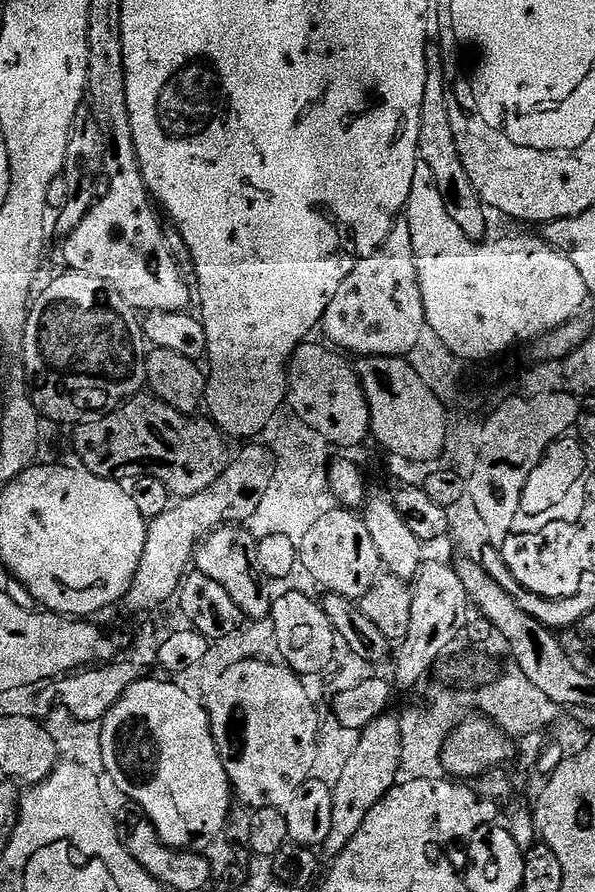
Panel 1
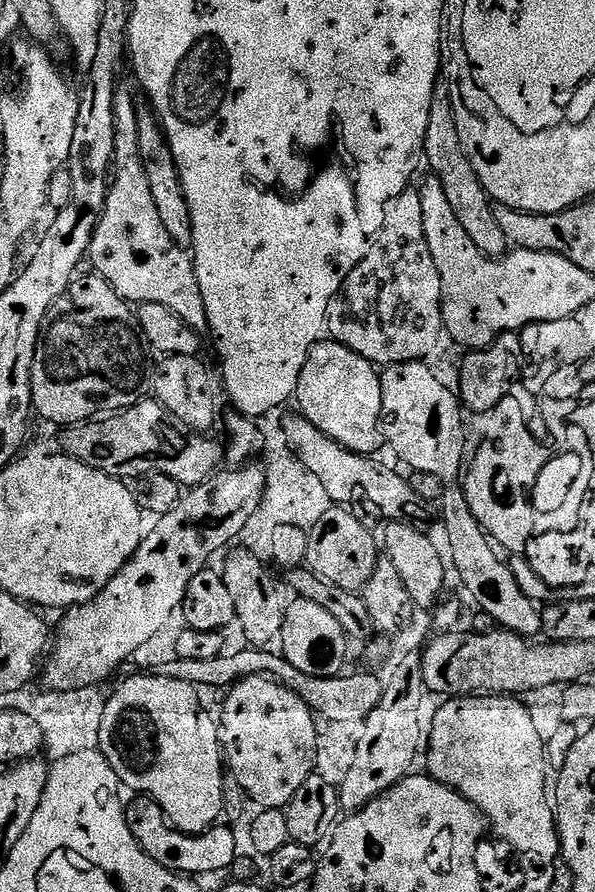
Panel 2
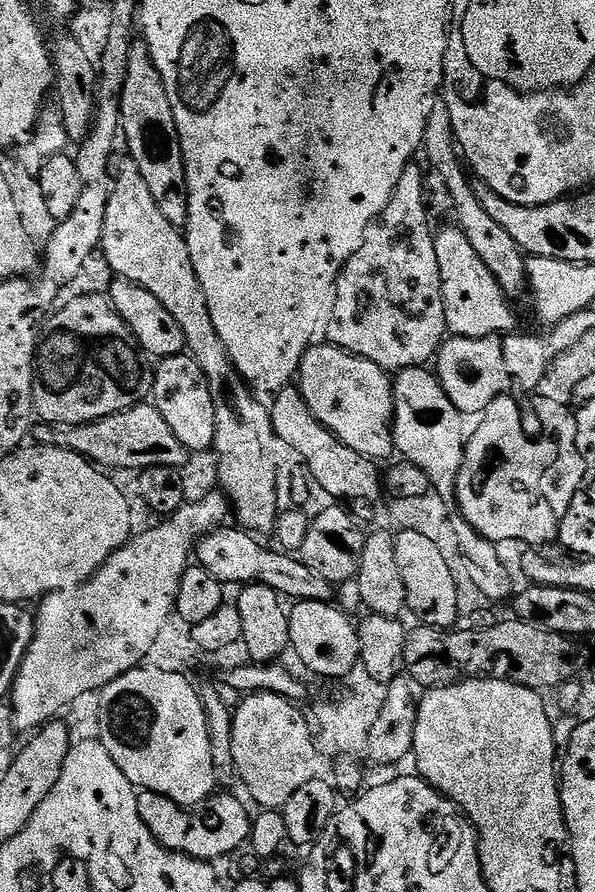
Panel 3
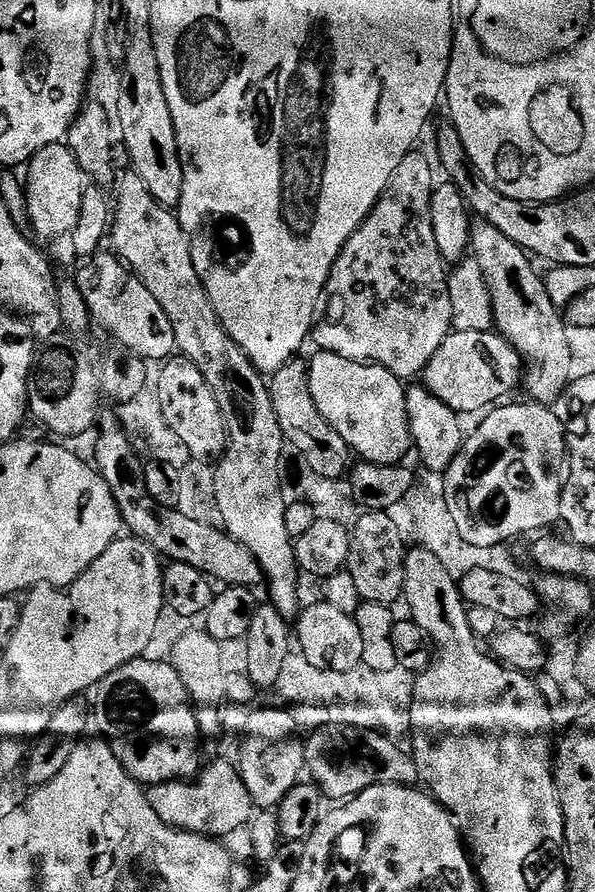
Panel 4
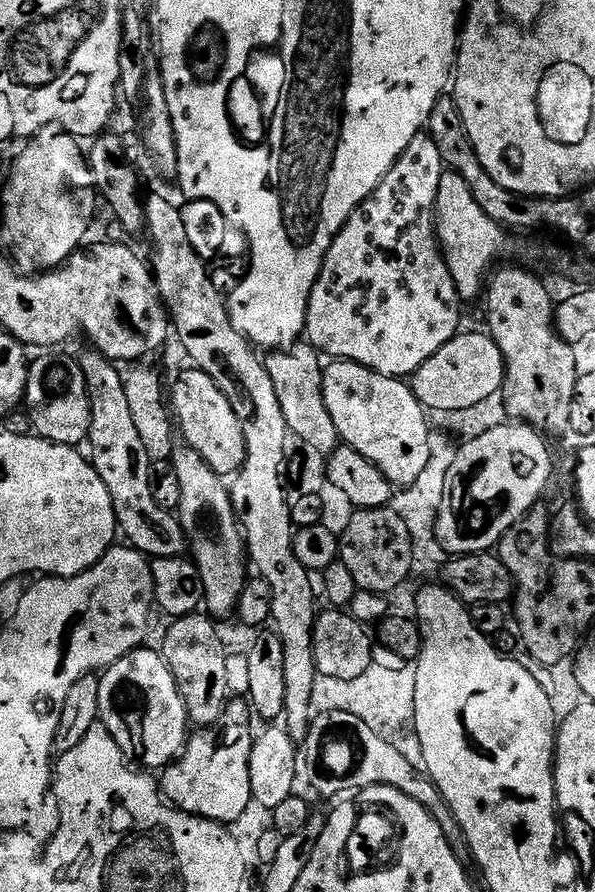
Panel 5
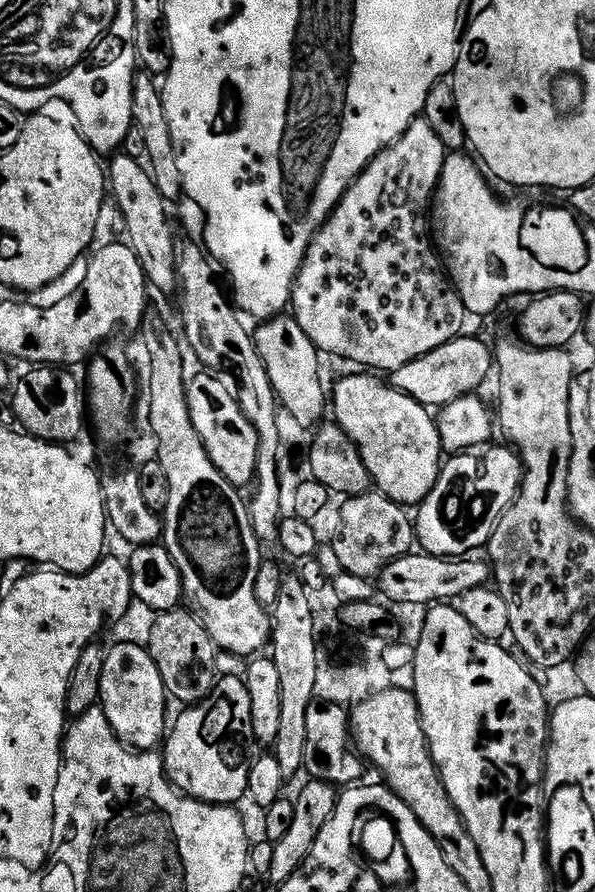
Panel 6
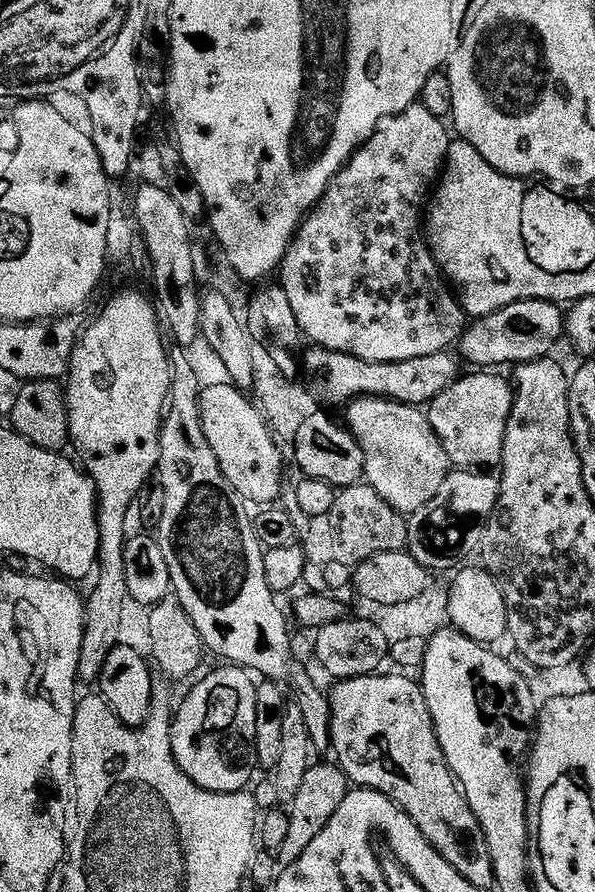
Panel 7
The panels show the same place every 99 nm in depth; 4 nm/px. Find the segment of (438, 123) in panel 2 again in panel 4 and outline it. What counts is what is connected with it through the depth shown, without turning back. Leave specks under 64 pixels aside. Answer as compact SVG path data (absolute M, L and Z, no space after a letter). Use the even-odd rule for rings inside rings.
M476 218L470 224L470 248L486 278L486 290L490 290L492 323L495 331L503 336L520 355L522 388L528 391L529 401L552 406L560 395L567 393L573 379L570 370L569 325L561 309L554 306L543 275L536 273L533 257L518 242L510 242L498 226Z

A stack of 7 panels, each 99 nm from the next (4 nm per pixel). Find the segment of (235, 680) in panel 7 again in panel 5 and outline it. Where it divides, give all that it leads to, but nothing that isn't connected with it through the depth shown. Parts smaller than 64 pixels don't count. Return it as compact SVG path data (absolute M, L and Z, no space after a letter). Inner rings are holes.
M233 699L231 703L224 709L222 723L219 725L220 733L212 732L216 730L196 730L189 735L188 742L184 746L184 752L181 754L179 760L175 764L168 765L163 769L162 775L159 777L158 787L167 803L171 807L181 811L188 812L191 816L200 816L203 820L212 820L215 824L223 824L225 826L232 826L235 820L240 820L248 812L248 807L253 807L254 801L252 799L252 791L250 790L250 754L252 753L252 741L254 739L254 732L248 729L248 716L250 717L250 704L247 699L241 700Z

